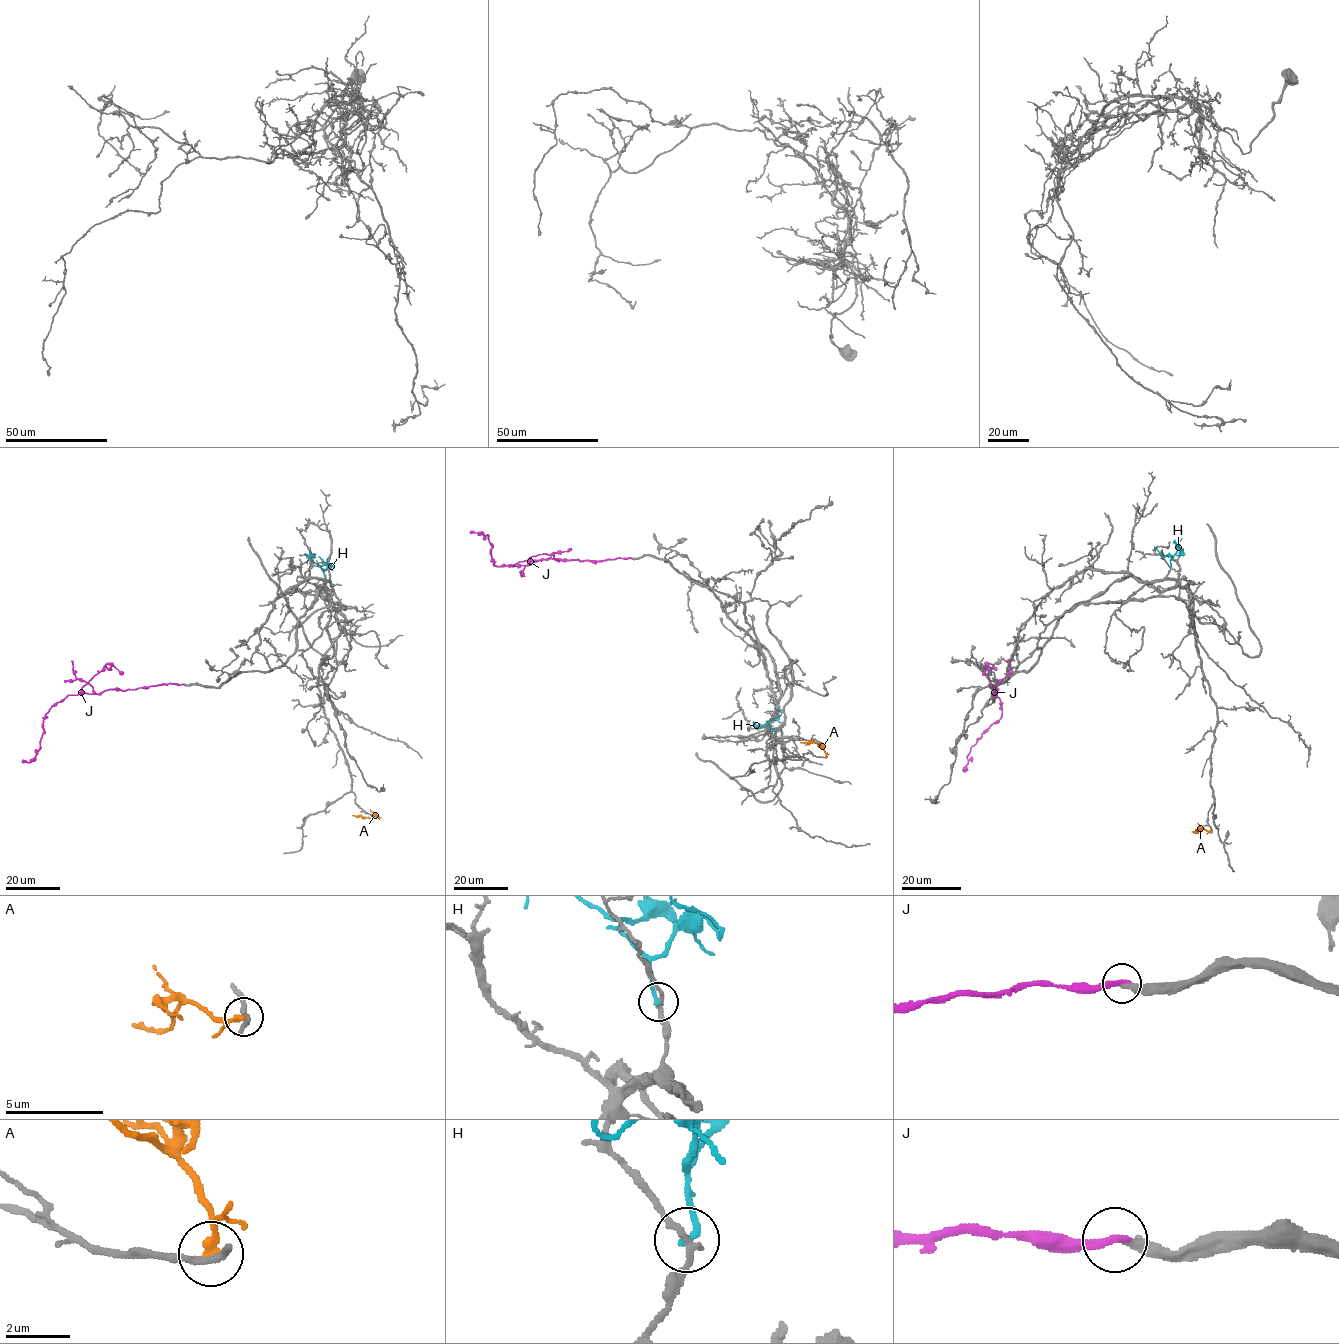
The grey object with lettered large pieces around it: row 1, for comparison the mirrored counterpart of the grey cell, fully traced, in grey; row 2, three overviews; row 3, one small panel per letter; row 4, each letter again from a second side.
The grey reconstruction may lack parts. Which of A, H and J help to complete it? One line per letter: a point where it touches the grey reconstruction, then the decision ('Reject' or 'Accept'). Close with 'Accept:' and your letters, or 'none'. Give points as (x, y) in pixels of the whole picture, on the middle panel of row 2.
A: Touches grey at (825, 757). Reject
H: Touches grey at (773, 719). Reject
J: Touches grey at (630, 558). Reject
Accept: none

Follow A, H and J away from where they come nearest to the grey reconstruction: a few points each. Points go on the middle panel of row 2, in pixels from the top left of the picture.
A: (826, 757), (815, 742), (800, 743)
H: (773, 719), (754, 727)
J: (630, 558), (552, 558), (495, 566), (487, 535), (470, 532)

